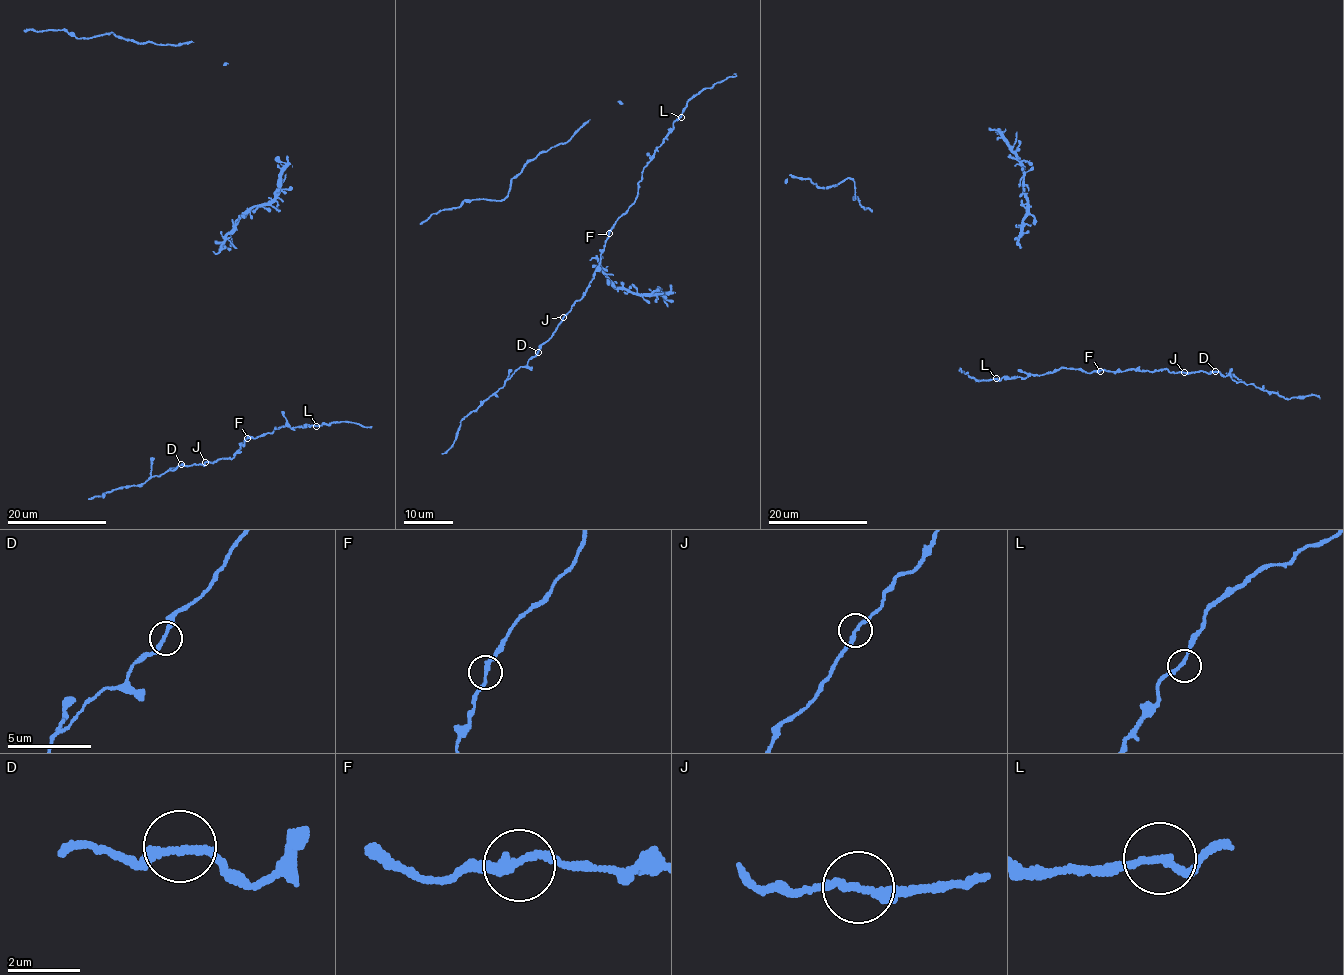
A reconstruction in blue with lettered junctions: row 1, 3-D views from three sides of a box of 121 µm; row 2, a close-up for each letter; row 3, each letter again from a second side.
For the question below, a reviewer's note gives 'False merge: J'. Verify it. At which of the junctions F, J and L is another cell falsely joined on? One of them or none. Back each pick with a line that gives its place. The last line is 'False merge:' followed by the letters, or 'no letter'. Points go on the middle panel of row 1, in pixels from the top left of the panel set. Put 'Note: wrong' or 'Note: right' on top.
Note: right
J: Place: (563, 317)
False merge: J

